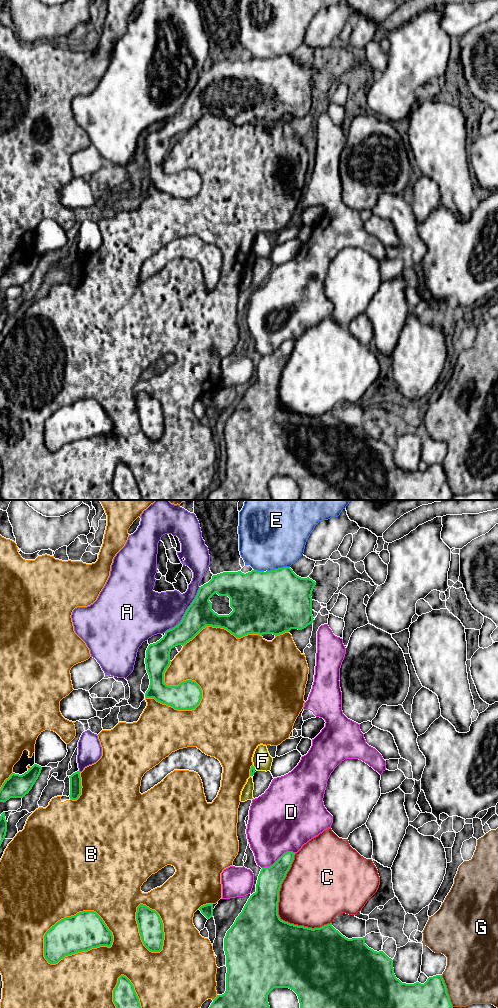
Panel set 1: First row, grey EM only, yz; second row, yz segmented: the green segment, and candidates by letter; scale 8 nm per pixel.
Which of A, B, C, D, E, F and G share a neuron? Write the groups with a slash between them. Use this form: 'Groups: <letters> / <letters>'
Groups: A D / B / C / E / F / G

